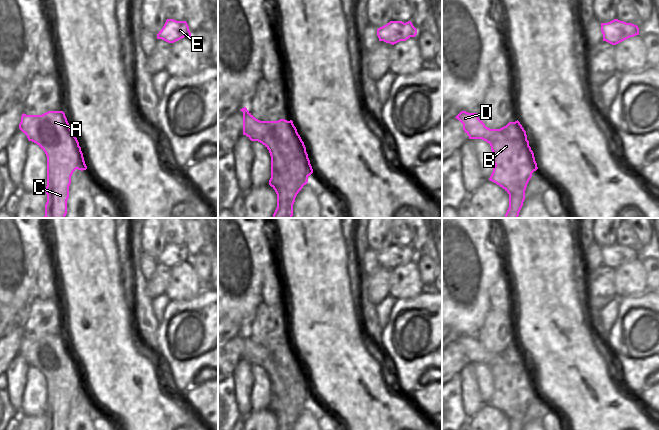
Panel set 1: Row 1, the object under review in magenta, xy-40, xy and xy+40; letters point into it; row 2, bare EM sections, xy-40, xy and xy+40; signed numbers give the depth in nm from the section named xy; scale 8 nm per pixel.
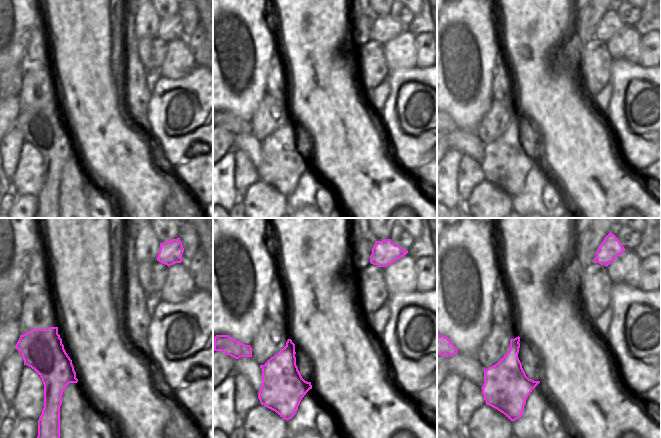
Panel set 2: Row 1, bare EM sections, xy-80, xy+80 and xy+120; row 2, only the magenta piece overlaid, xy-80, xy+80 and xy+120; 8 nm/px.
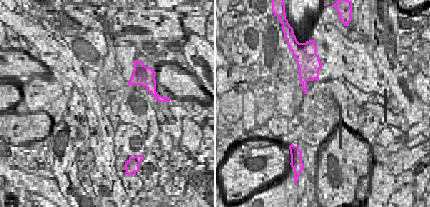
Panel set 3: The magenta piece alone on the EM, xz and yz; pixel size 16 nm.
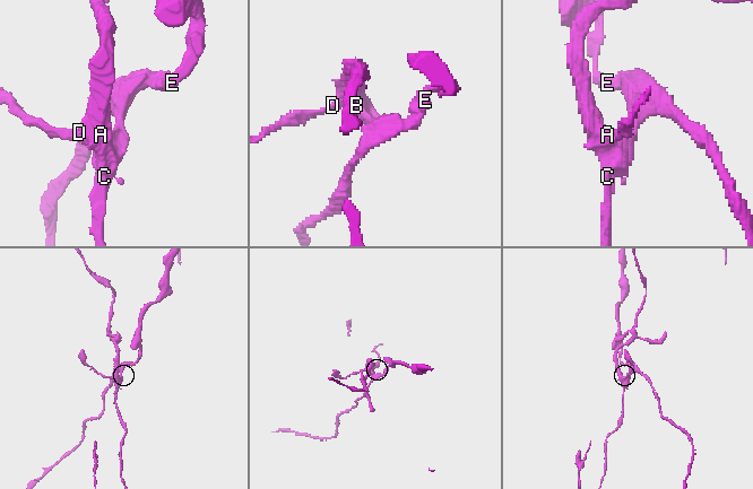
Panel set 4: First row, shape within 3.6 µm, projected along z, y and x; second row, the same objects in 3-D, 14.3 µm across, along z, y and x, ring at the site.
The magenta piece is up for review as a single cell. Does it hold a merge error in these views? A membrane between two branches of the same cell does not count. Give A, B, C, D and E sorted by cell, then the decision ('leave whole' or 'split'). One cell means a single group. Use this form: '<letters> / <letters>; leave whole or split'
A C D / B E; split

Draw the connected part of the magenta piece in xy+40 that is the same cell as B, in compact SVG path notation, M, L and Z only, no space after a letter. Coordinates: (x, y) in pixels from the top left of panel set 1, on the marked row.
M517 120L507 125L502 133L496 131L494 134L496 139L491 150L495 166L489 180L510 195L520 187L527 187L538 167L520 122Z

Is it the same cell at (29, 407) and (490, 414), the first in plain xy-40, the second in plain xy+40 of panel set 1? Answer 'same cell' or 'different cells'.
different cells

